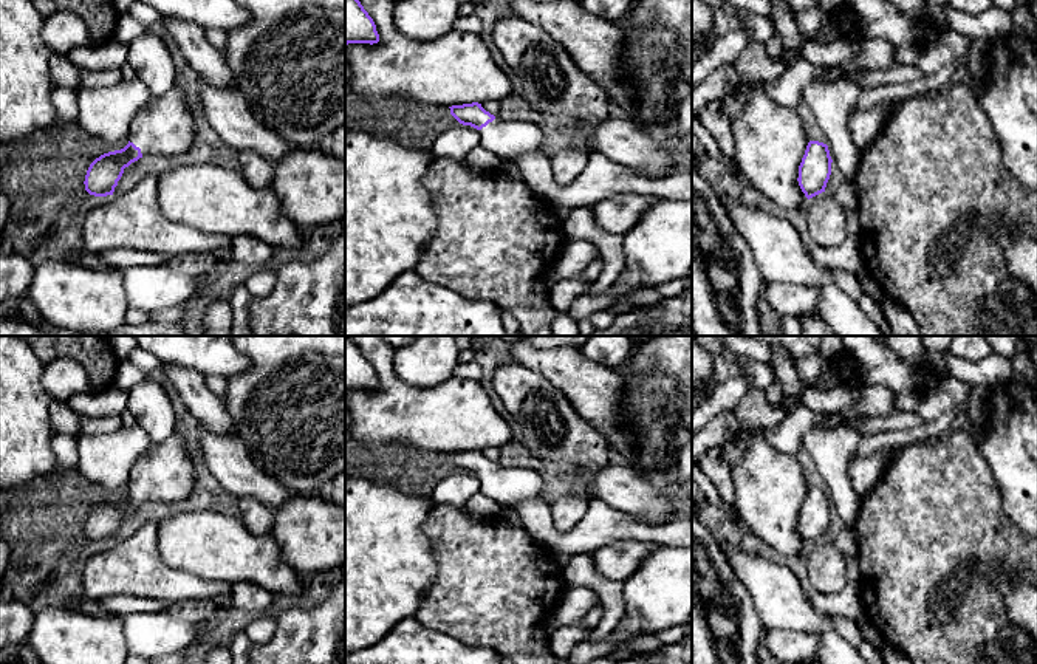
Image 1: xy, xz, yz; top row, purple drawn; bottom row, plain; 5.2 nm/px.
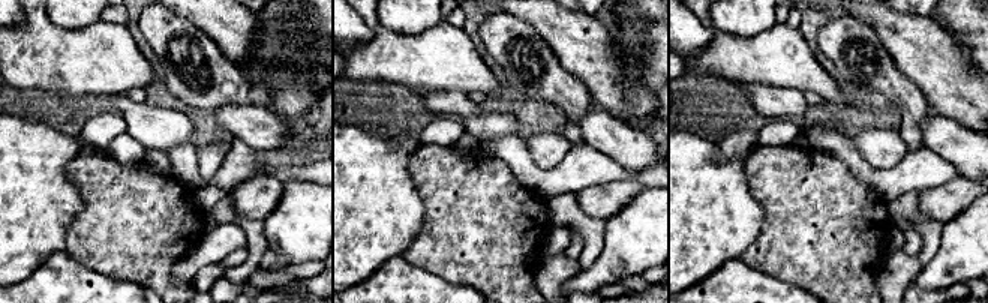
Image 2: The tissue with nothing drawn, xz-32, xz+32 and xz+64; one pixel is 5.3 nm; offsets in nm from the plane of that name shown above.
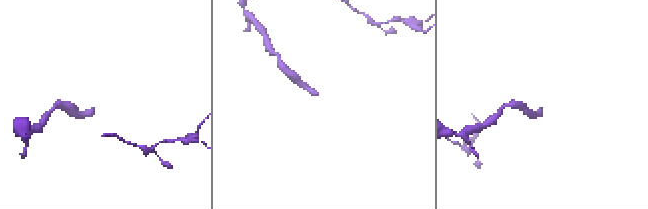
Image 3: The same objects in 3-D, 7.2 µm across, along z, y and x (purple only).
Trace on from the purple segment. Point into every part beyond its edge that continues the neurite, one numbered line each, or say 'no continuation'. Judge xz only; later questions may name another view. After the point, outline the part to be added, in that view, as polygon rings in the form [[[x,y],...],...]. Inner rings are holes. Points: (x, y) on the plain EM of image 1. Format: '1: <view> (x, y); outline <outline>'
1: xz (508, 486); outline [[[495,463],[480,477],[480,492],[498,503],[501,509],[542,497],[543,488],[540,475],[526,467],[503,467]]]

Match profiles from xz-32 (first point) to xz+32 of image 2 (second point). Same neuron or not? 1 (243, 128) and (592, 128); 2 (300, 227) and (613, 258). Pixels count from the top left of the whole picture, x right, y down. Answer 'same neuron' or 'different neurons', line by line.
1: same neuron
2: same neuron

